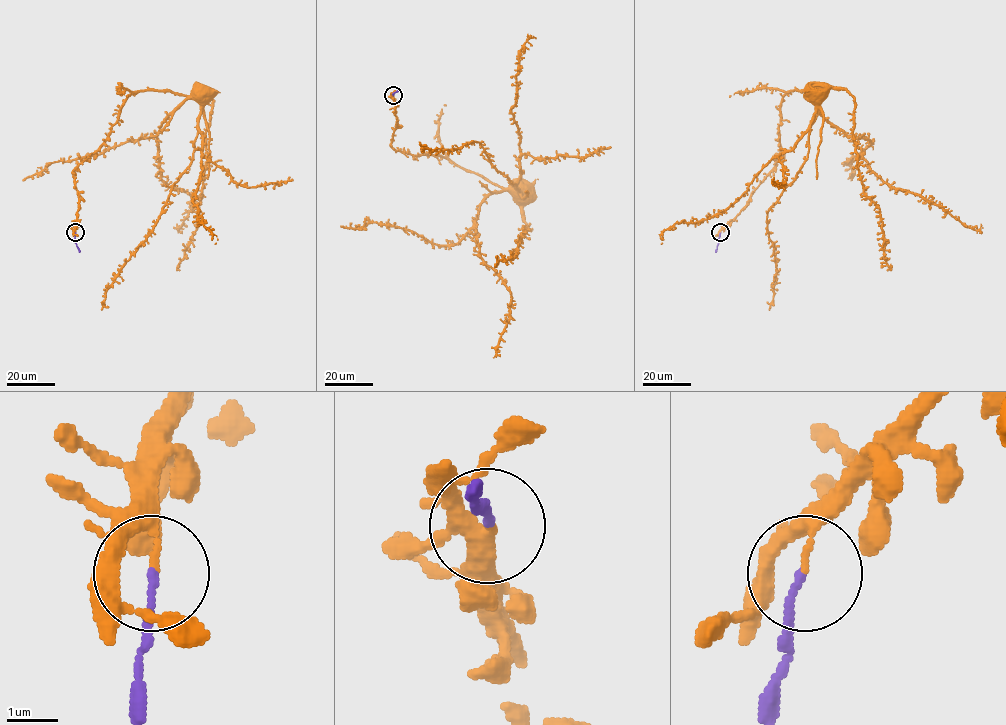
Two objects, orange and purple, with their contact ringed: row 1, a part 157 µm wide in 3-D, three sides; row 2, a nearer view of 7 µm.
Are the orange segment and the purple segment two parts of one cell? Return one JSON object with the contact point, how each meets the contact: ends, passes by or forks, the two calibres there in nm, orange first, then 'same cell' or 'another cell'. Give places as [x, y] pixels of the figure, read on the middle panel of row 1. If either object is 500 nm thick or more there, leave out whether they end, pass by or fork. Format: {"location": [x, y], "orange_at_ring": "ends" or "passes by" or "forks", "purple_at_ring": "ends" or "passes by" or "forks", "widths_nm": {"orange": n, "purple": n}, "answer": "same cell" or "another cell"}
{"location": [393, 95], "orange_at_ring": "ends", "purple_at_ring": "ends", "widths_nm": {"orange": 100, "purple": 140}, "answer": "another cell"}

